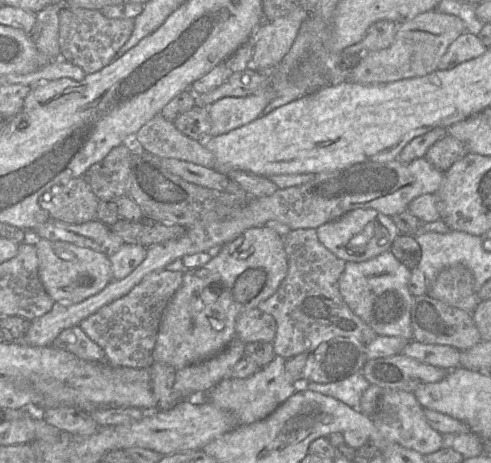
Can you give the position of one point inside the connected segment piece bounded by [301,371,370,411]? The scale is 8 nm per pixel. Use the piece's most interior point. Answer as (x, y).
(349, 390)

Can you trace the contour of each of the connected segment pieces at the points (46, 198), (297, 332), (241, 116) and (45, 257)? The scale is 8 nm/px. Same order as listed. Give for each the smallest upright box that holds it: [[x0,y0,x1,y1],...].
[[39,177,99,224],[257,229,378,359],[208,85,275,137],[25,236,113,302]]

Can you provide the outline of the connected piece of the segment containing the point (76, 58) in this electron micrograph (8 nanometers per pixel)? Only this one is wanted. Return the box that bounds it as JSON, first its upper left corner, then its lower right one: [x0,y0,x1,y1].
[59,8,134,74]

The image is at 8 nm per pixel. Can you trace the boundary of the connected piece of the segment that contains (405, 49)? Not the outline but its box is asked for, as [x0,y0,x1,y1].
[347,9,465,84]

